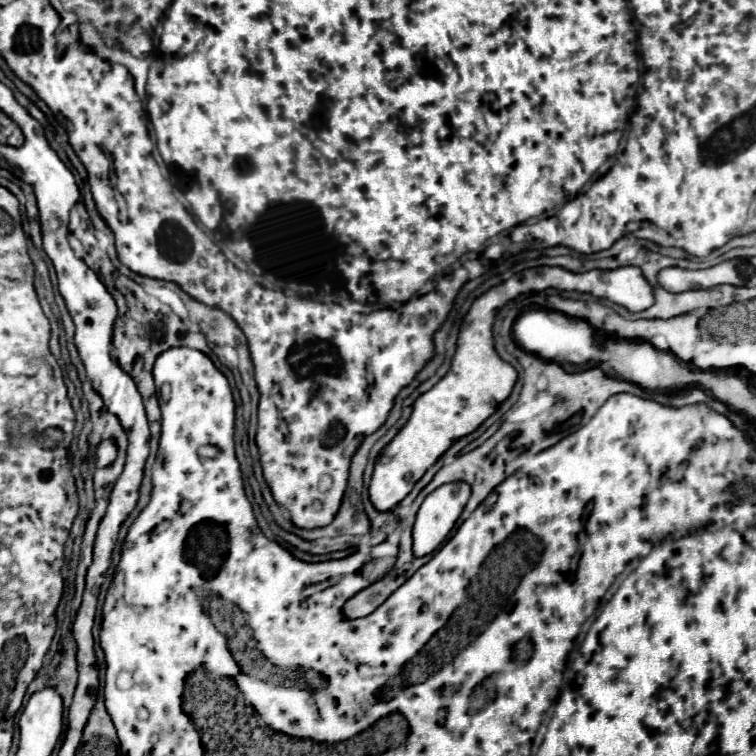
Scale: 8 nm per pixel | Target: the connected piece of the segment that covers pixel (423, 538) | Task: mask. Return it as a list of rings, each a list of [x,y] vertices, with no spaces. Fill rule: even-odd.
[[[463,481],[445,483],[427,495],[413,525],[415,557],[433,553],[445,541],[455,521],[459,519],[469,495],[471,487]]]

